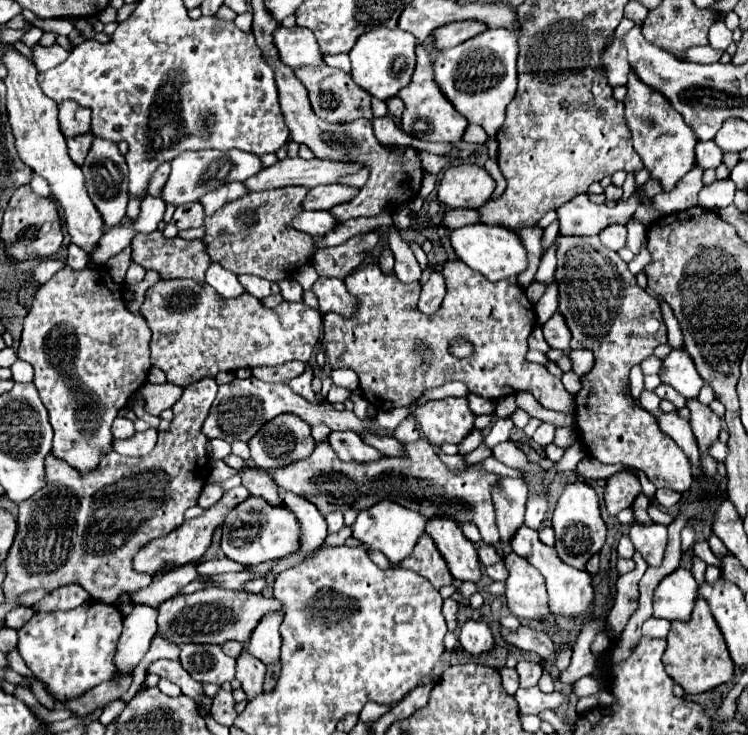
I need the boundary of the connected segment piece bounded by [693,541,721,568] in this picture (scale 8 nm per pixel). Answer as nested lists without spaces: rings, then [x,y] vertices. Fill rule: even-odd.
[[[697,541],[693,545],[694,554],[702,559],[707,565],[715,565],[721,568],[720,560],[712,553],[707,541]]]

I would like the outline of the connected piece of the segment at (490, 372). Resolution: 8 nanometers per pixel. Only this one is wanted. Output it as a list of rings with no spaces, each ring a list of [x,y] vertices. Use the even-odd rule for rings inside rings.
[[[455,260],[455,262],[451,262],[451,264],[455,264],[455,292],[453,292],[453,294],[455,294],[455,304],[451,304],[451,302],[449,302],[449,304],[443,304],[441,310],[437,310],[437,314],[433,314],[433,316],[425,316],[425,314],[421,314],[421,312],[417,310],[417,298],[419,298],[419,290],[421,290],[421,286],[419,286],[417,282],[413,282],[413,286],[411,286],[411,284],[401,284],[395,276],[385,276],[385,274],[381,274],[381,270],[379,270],[377,264],[361,266],[361,268],[357,268],[351,276],[347,276],[347,278],[345,278],[347,290],[349,290],[351,294],[357,294],[357,298],[361,298],[361,314],[359,314],[353,322],[345,322],[345,318],[337,318],[337,314],[325,314],[325,316],[323,316],[323,340],[321,340],[321,344],[323,344],[323,348],[325,348],[325,354],[327,354],[329,364],[331,364],[333,368],[353,368],[353,370],[357,372],[357,376],[359,376],[359,390],[361,390],[363,396],[365,396],[377,410],[381,410],[381,412],[383,412],[383,410],[401,408],[401,406],[409,406],[409,404],[413,404],[425,390],[435,388],[435,386],[441,386],[441,384],[451,382],[451,380],[461,380],[461,382],[465,382],[473,394],[477,394],[477,396],[481,396],[481,398],[487,398],[487,400],[501,400],[501,398],[505,398],[505,396],[509,396],[509,394],[515,394],[517,390],[529,390],[529,392],[533,392],[535,400],[537,400],[541,406],[545,406],[545,408],[549,408],[549,410],[557,410],[557,412],[571,412],[575,398],[565,390],[565,386],[561,384],[561,378],[559,378],[559,376],[551,376],[543,364],[531,364],[531,362],[525,360],[527,338],[529,338],[529,334],[531,334],[531,324],[535,326],[537,318],[535,318],[535,306],[527,300],[525,290],[517,286],[517,278],[507,278],[507,280],[501,280],[501,282],[489,282],[483,274],[477,274],[475,270],[471,270],[469,266],[465,266],[461,260]],[[453,338],[467,338],[469,342],[473,342],[475,352],[473,352],[469,358],[463,358],[463,360],[461,360],[461,358],[455,358],[455,356],[449,352],[449,342],[451,342]]]

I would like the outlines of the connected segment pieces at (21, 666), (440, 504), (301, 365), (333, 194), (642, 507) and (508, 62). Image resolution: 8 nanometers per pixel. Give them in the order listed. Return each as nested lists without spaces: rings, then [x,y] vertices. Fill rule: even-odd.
[[[13,650],[13,652],[9,654],[9,662],[11,662],[11,668],[13,668],[13,670],[17,670],[21,676],[27,676],[27,678],[37,680],[37,678],[33,676],[33,672],[25,666],[25,662],[23,662],[23,658],[17,654],[17,650]]]
[[[419,438],[415,444],[403,444],[403,452],[399,456],[383,456],[369,464],[343,462],[327,442],[319,442],[309,458],[295,462],[285,470],[273,470],[271,478],[277,486],[313,502],[321,514],[329,514],[339,506],[357,506],[359,510],[369,510],[381,500],[391,500],[421,512],[427,520],[433,516],[449,516],[457,520],[459,526],[471,522],[479,528],[485,544],[495,546],[499,542],[491,490],[501,482],[501,476],[487,472],[481,464],[451,470],[439,460],[433,446],[425,438]]]
[[[285,362],[281,366],[263,366],[263,368],[253,368],[253,376],[263,380],[263,382],[287,382],[305,372],[307,364],[305,362]]]
[[[339,184],[315,186],[303,198],[301,208],[303,210],[331,210],[333,206],[339,206],[341,202],[349,202],[349,198],[353,196],[357,196],[357,188],[351,188],[351,186],[339,186]]]
[[[639,494],[633,502],[633,508],[635,508],[635,518],[639,522],[651,522],[651,518],[647,516],[647,506],[649,506],[649,498],[645,494]]]
[[[485,30],[455,48],[441,50],[433,62],[433,80],[445,98],[469,122],[481,124],[491,138],[499,132],[505,110],[517,92],[517,38],[513,30]]]

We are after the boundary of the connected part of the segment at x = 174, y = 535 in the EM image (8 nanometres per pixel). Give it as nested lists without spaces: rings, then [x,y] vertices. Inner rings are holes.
[[[237,486],[237,488],[231,488],[225,492],[225,496],[213,504],[211,508],[205,510],[203,516],[199,518],[191,518],[191,520],[185,520],[177,530],[173,530],[171,534],[167,536],[161,536],[153,542],[149,542],[147,546],[143,546],[135,558],[133,558],[133,570],[135,572],[141,572],[141,574],[149,574],[149,576],[157,576],[161,574],[163,570],[167,568],[179,568],[179,566],[185,566],[189,562],[197,562],[199,558],[203,558],[203,554],[207,552],[209,544],[211,544],[211,536],[213,536],[213,530],[225,520],[225,516],[233,510],[233,506],[241,504],[245,498],[249,498],[249,490],[245,486]]]

